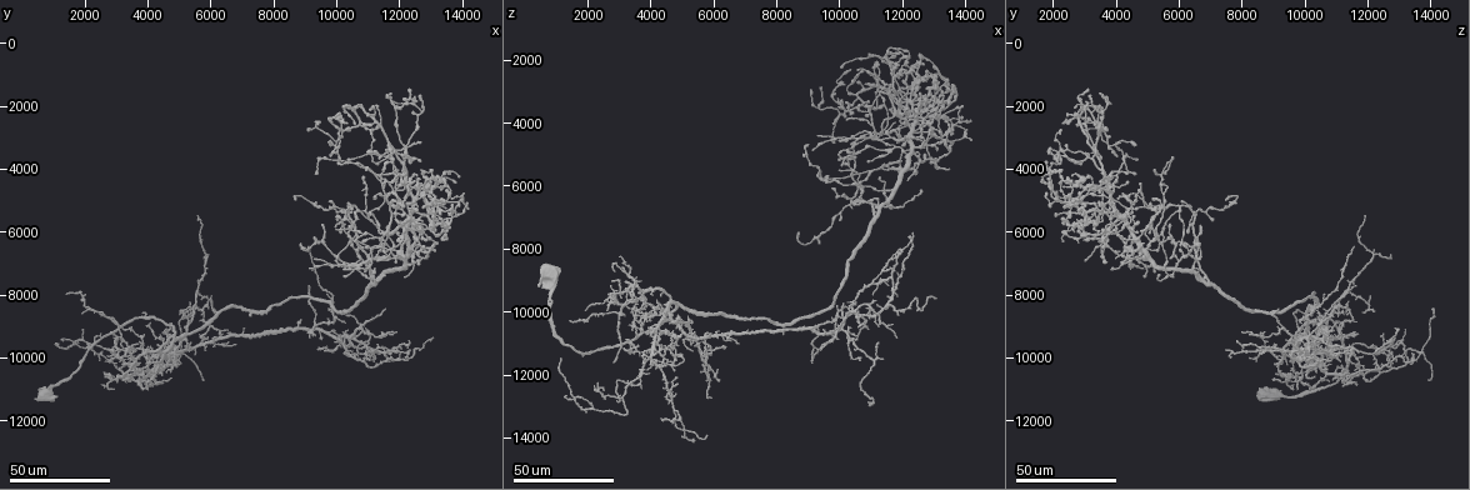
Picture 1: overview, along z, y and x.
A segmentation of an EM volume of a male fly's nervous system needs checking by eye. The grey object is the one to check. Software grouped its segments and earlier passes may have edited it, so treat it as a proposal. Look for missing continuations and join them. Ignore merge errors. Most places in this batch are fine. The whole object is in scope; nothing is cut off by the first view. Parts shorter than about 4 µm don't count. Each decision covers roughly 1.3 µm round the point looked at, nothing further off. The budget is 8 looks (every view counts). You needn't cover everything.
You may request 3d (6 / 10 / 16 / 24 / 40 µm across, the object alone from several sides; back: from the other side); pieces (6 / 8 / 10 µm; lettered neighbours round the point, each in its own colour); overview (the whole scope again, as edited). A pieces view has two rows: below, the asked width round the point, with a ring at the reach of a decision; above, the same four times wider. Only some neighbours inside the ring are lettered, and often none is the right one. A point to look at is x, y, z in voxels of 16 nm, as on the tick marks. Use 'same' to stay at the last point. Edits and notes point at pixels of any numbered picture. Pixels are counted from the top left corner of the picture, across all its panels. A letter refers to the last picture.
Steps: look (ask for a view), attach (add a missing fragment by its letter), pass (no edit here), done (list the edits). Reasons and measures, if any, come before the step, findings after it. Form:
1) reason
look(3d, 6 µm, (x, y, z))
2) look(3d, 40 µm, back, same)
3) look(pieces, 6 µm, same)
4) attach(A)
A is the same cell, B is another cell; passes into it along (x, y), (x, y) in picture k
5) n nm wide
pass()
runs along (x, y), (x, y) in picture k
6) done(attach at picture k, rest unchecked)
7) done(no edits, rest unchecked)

tapers out
look(3d, 40 µm, (4600, 10300, 12600))

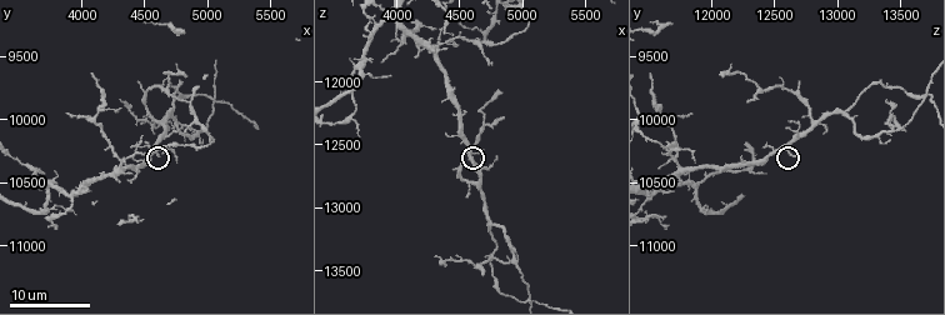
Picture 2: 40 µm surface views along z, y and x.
look(pieces, 8 µm, (4620, 10300, 12680))

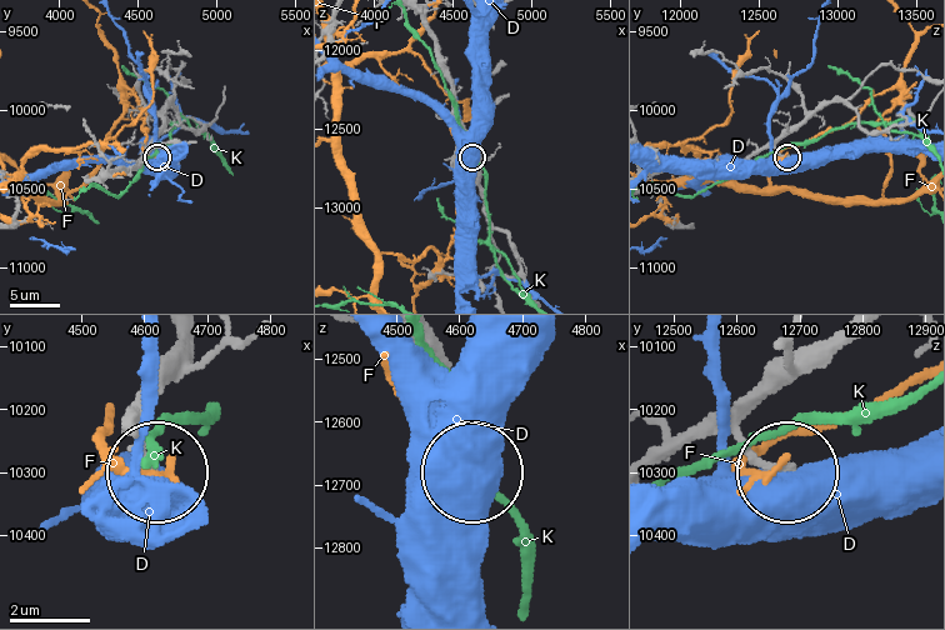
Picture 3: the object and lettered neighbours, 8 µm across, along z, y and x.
170 nm wide
pass()
D, F and K are other cells; runs along (656, 463), (716, 435), (784, 465) in picture 3; none of them fits

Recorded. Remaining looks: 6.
an open end
look(3d, 24 µm, (11200, 10100, 11200))

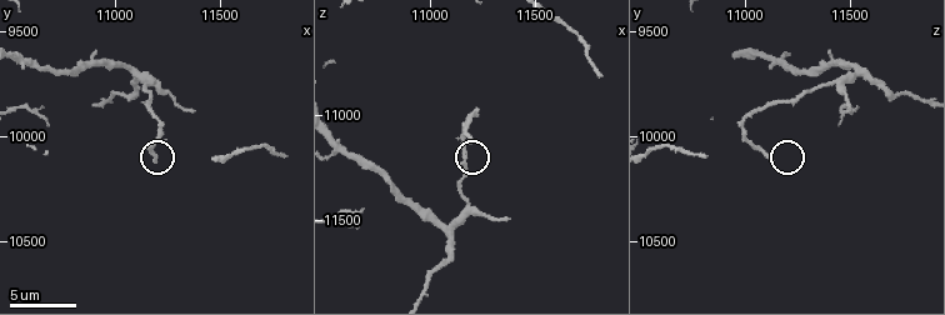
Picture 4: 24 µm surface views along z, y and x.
see the neighbours
look(pieces, 10 µm, (11190, 10130, 11120))

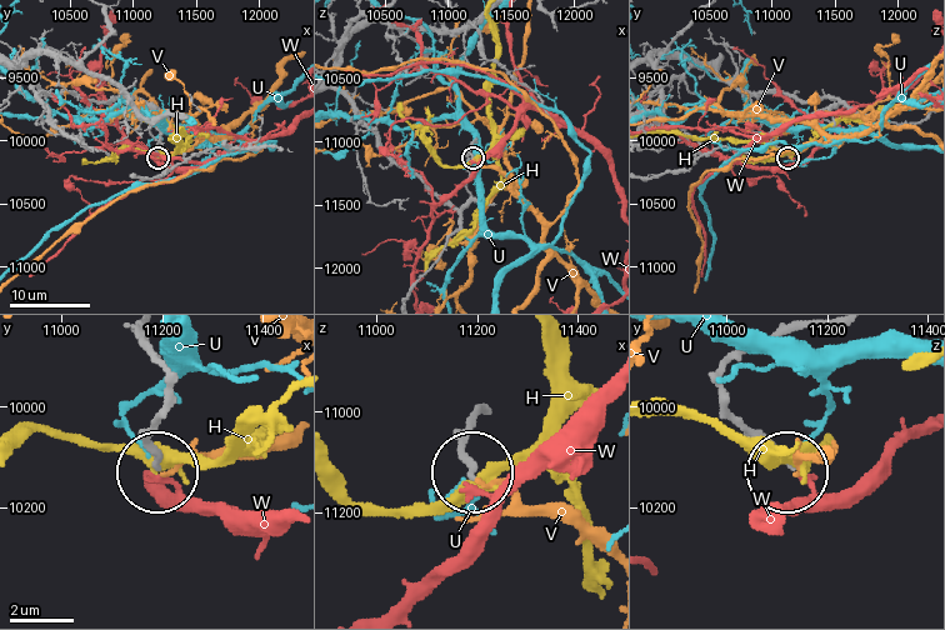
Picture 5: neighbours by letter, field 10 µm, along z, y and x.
190 nm wide
pass()
H, U, V and W are other cells; runs along (478, 406), (469, 474) in picture 5; no lettered fragment goes on from it

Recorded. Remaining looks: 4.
tapers out
look(3d, 24 µm, (11500, 8400, 9200))

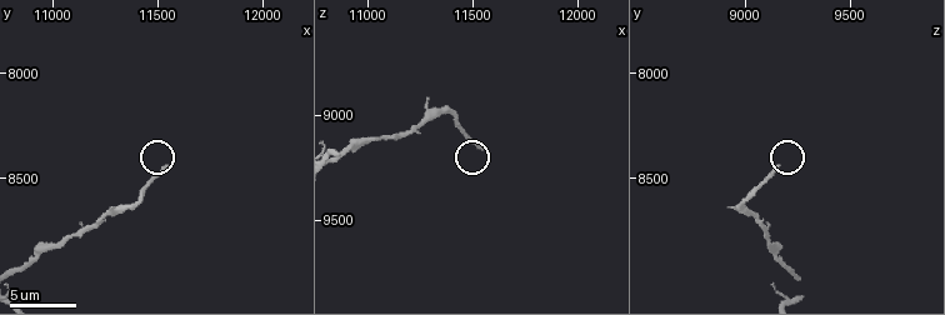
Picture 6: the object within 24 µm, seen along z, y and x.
look(pieces, 8 µm, (11530, 8440, 9140))

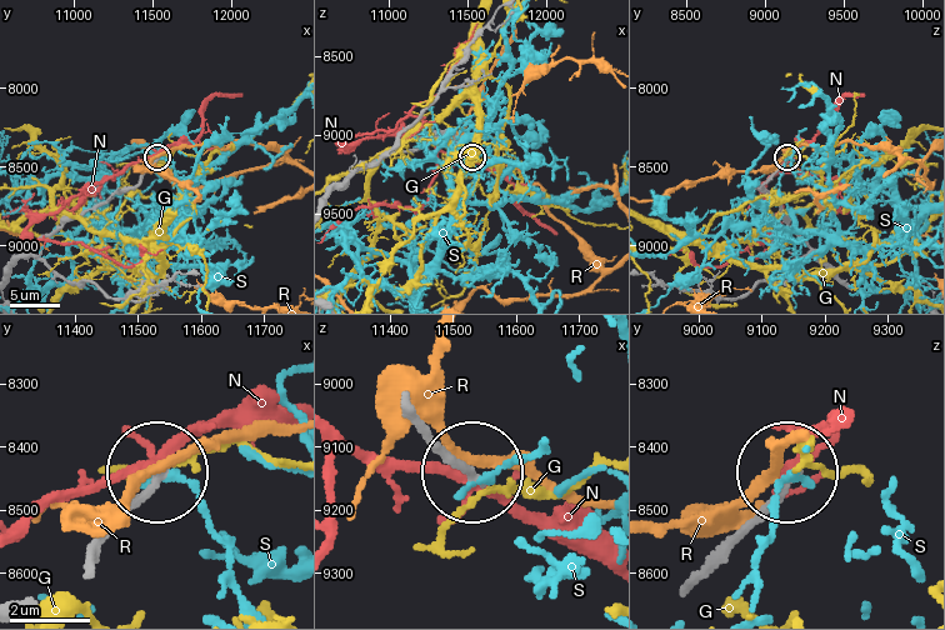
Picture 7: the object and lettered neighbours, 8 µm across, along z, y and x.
pass()
G, N, R and S are other cells; runs along (94, 549), (158, 471) in picture 7; none of them fits

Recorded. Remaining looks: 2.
an open end
look(3d, 24 µm, (11200, 10000, 10400))

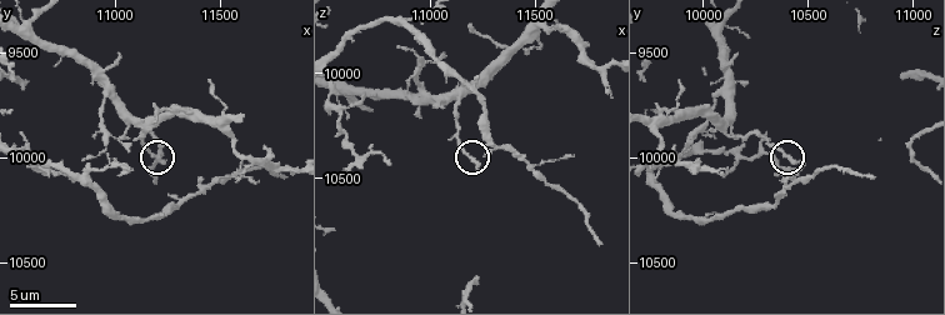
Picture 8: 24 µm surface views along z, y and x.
look(pieces, 8 µm, (11220, 10020, 10450))

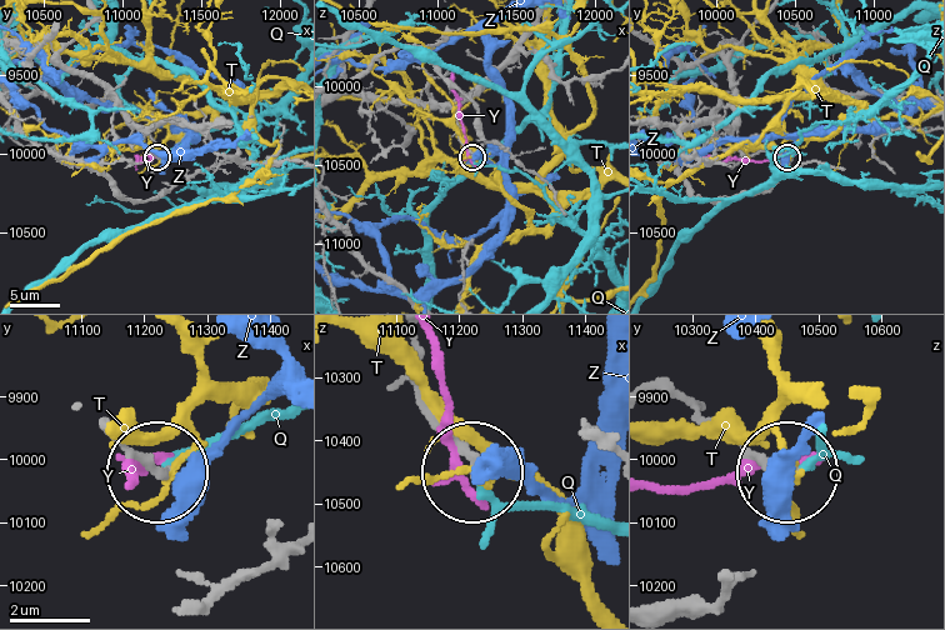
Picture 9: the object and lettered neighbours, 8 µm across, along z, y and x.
pass()
Q, T, Y and Z are other cells; no lettered fragment goes on from it

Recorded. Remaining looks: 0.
done(no edits, rest unchecked)

